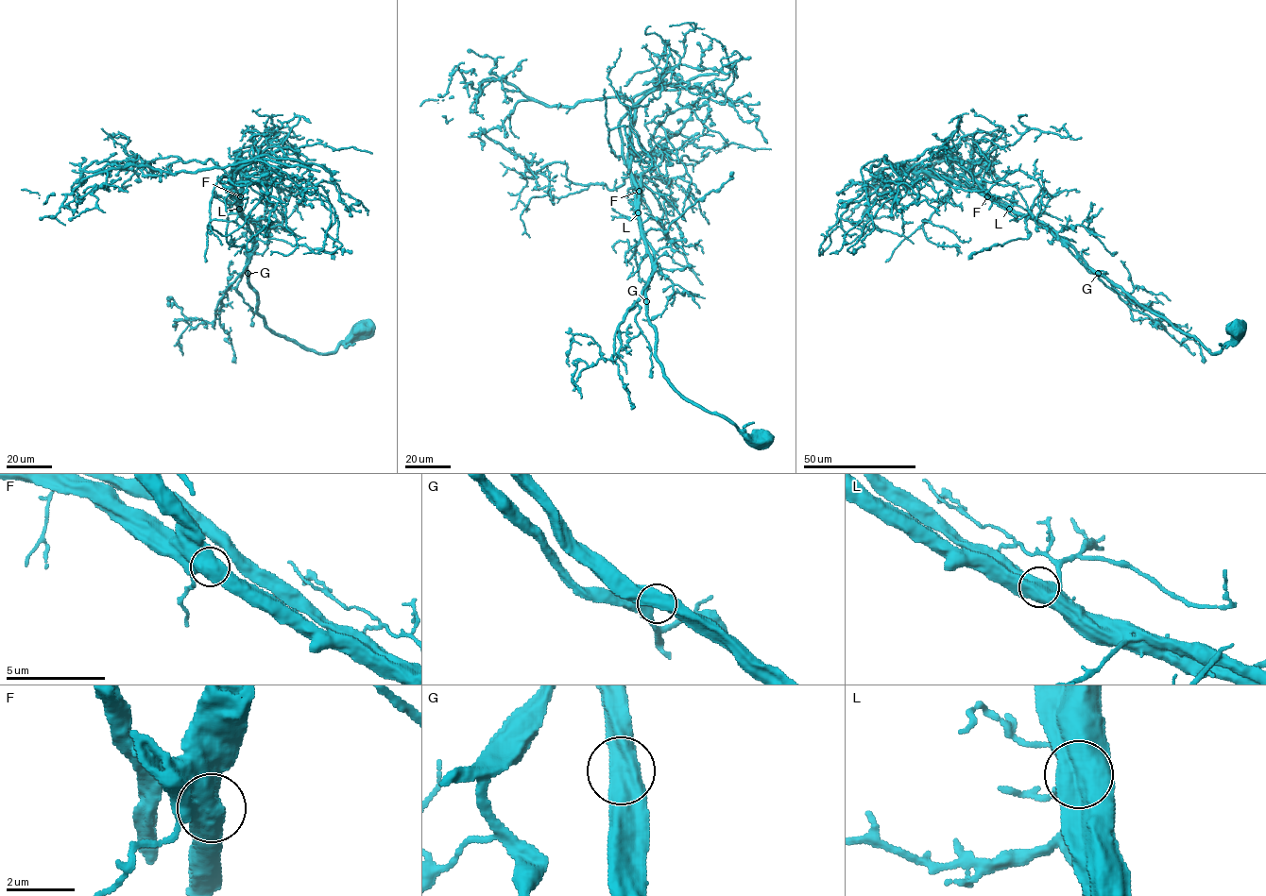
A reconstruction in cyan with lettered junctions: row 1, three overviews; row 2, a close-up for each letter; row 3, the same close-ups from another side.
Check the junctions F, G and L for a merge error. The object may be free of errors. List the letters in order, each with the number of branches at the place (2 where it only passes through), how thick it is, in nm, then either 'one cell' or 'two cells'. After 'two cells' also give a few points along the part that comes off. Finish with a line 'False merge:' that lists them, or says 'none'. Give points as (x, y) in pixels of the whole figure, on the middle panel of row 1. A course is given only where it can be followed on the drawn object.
F: branches 2; calibre 800 nm; one cell
G: branches 2; calibre 700 nm; one cell
L: branches 2; calibre 800 nm; two cells; course (638, 212), (655, 259), (655, 269), (619, 324), (614, 355), (604, 359), (590, 336), (575, 333), (567, 359)
False merge: L

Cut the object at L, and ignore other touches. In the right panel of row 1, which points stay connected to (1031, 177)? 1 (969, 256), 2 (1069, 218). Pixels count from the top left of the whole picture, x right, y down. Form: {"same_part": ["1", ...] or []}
{"same_part": []}

